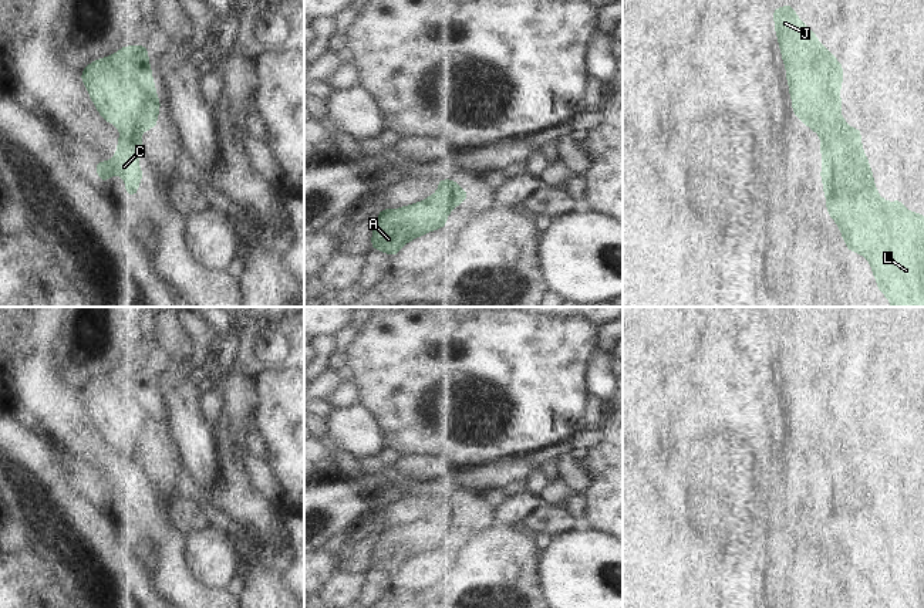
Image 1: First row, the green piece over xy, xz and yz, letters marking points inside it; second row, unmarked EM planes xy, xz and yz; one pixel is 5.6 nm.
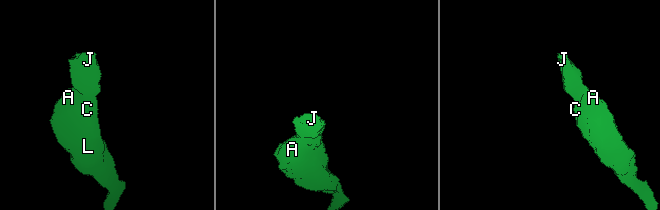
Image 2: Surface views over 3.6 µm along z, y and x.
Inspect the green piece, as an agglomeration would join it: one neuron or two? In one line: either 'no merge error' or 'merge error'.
no merge error

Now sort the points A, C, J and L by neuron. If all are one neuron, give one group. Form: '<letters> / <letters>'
A C J L

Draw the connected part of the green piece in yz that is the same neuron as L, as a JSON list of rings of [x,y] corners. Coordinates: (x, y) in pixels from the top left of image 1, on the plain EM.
[[[792,322],[773,325],[772,337],[780,375],[786,386],[792,429],[800,440],[820,455],[823,483],[819,494],[823,500],[826,528],[837,543],[847,568],[861,572],[869,580],[877,608],[924,608],[924,534],[921,530],[913,531],[906,527],[903,516],[887,520],[879,513],[869,476],[863,467],[861,447],[852,446],[840,433],[843,423],[840,416],[844,395],[843,381],[837,379],[833,371],[820,361],[815,349],[797,335]]]

